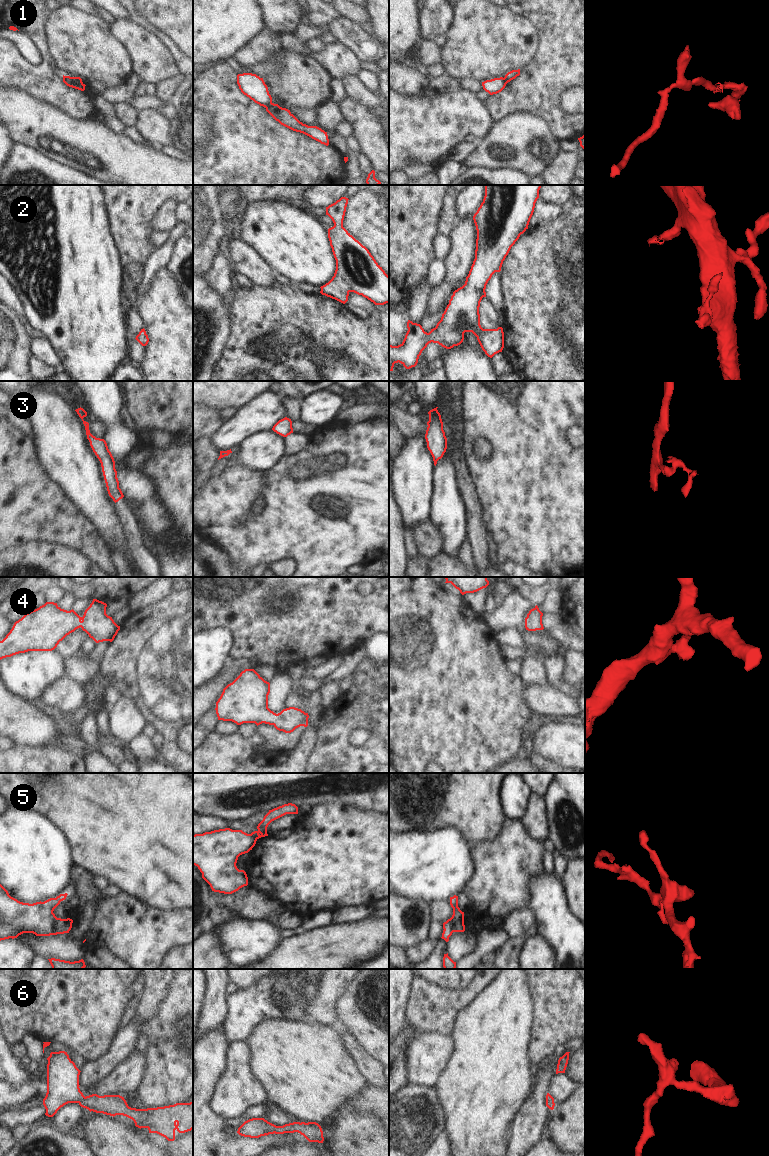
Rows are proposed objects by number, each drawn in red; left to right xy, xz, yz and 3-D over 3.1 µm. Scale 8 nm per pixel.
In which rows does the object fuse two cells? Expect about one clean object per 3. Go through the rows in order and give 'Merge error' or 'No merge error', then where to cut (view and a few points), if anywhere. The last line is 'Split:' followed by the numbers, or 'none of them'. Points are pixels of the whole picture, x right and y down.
1: Merge error. Split along xz (271, 102), (265, 107)
2: No merge error. No split
3: No merge error. No split
4: No merge error. No split
5: Merge error. Split along xy (57, 918), (51, 934)
6: No merge error. No split
Split: 1, 5.

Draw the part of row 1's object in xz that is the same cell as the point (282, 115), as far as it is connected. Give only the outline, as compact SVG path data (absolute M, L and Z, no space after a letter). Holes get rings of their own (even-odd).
M274 103L267 105L265 108L266 111L281 125L293 131L303 133L321 144L326 146L329 145L327 132L317 126L303 124L290 112L290 110L282 108Z

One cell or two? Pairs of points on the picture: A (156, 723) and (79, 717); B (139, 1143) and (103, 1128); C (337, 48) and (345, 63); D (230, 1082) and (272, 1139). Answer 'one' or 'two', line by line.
A: two
B: one
C: one
D: two

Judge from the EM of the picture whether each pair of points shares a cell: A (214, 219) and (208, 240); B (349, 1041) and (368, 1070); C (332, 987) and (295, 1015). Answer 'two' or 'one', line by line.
A: one
B: one
C: one

